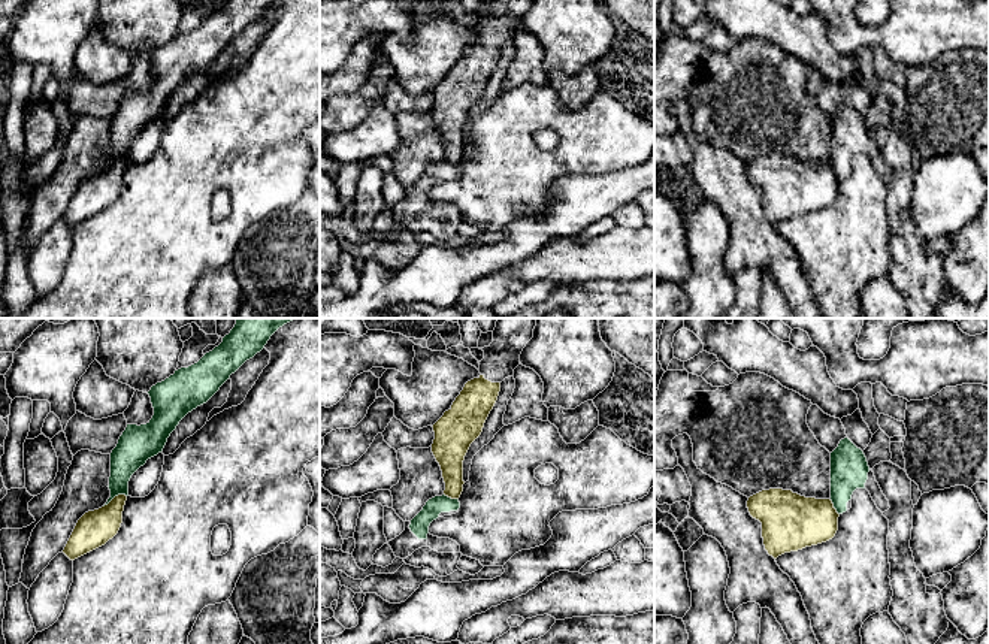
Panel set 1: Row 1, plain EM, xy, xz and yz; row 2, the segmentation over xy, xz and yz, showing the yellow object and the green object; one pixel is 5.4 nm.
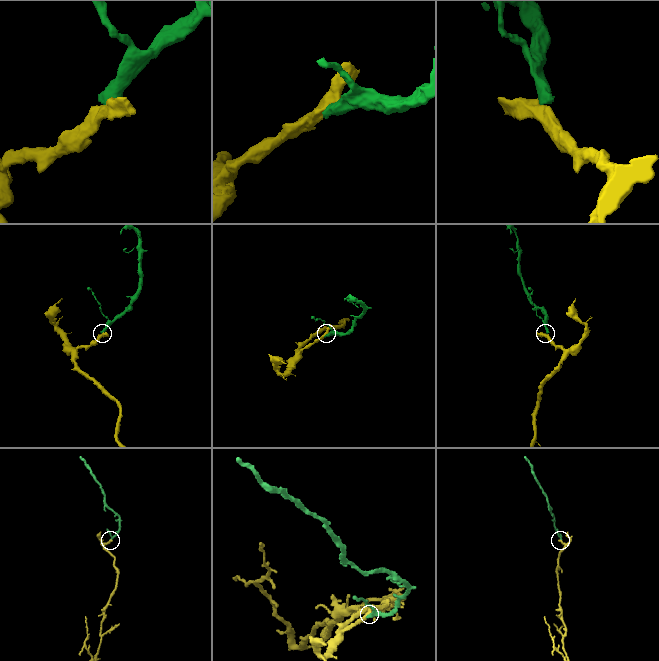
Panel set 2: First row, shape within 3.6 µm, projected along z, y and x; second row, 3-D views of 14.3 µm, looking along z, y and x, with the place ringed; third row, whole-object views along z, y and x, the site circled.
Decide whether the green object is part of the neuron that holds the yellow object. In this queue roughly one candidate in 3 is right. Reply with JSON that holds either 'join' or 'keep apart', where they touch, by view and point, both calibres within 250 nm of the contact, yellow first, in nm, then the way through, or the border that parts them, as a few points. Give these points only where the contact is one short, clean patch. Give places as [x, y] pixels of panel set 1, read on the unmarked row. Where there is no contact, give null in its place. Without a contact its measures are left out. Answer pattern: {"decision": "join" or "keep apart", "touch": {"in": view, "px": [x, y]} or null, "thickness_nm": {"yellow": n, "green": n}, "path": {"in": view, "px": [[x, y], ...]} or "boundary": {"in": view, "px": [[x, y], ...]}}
{"decision": "keep apart", "touch": {"in": "xy", "px": [114, 163]}, "thickness_nm": {"yellow": 190, "green": 170}, "boundary": {"in": "xy", "px": [[126, 160], [117, 160], [103, 172]]}}

